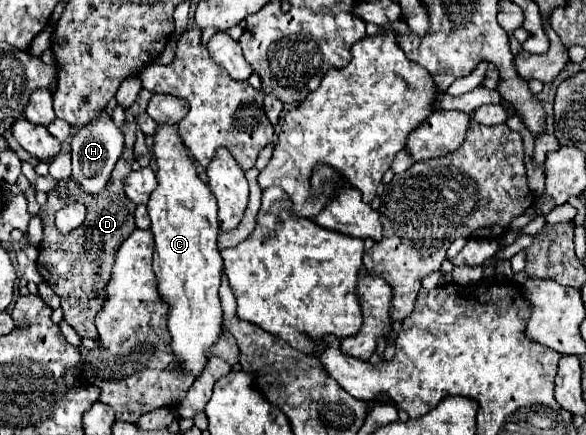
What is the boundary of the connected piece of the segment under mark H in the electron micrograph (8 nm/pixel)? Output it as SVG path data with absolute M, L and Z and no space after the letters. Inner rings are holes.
M103 110L95 120L85 124L77 130L77 134L71 138L71 156L73 156L73 174L71 178L83 186L85 192L101 192L107 184L107 178L111 176L115 162L119 160L123 152L123 134L113 124L111 116Z

